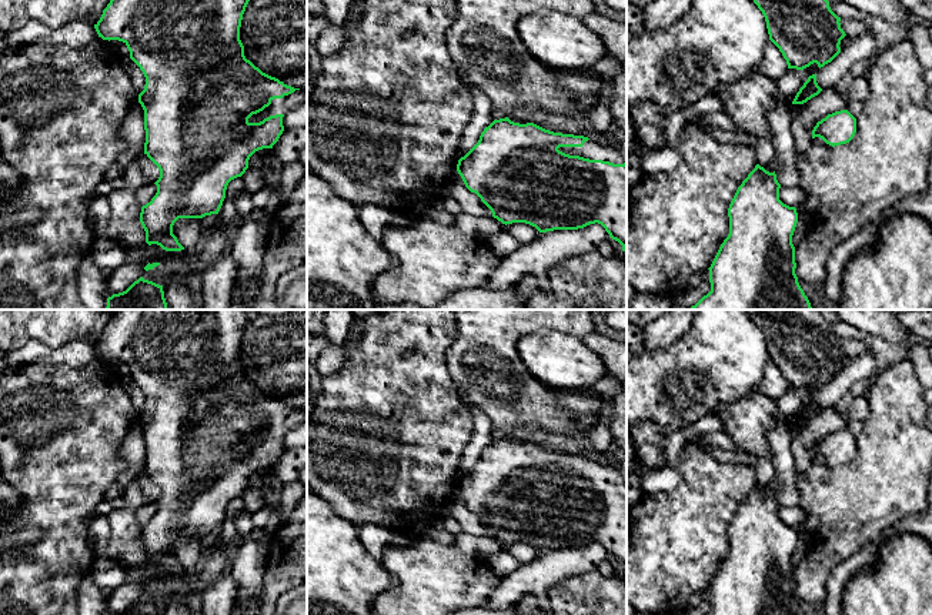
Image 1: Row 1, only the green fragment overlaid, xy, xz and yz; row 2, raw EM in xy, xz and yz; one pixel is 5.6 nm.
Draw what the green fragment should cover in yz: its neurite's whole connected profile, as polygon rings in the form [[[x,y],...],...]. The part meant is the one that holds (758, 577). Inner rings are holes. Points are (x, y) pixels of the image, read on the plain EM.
[[[759,484],[738,507],[728,528],[729,554],[708,588],[711,611],[706,615],[805,615],[795,594],[795,566],[792,564],[798,532],[795,527],[779,519],[779,508],[775,491],[769,492]]]

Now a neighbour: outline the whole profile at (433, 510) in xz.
[[[381,310],[363,318],[357,340],[347,348],[344,365],[328,377],[321,378],[321,394],[313,414],[307,421],[307,485],[334,511],[354,524],[363,527],[374,524],[391,531],[405,531],[417,521],[431,522],[440,518],[448,501],[457,491],[458,465],[462,451],[471,441],[474,420],[465,405],[461,404],[455,382],[447,368],[447,350],[457,334],[457,317],[454,310]]]

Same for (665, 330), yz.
[[[669,310],[642,328],[642,351],[665,350],[691,328],[698,310]]]

